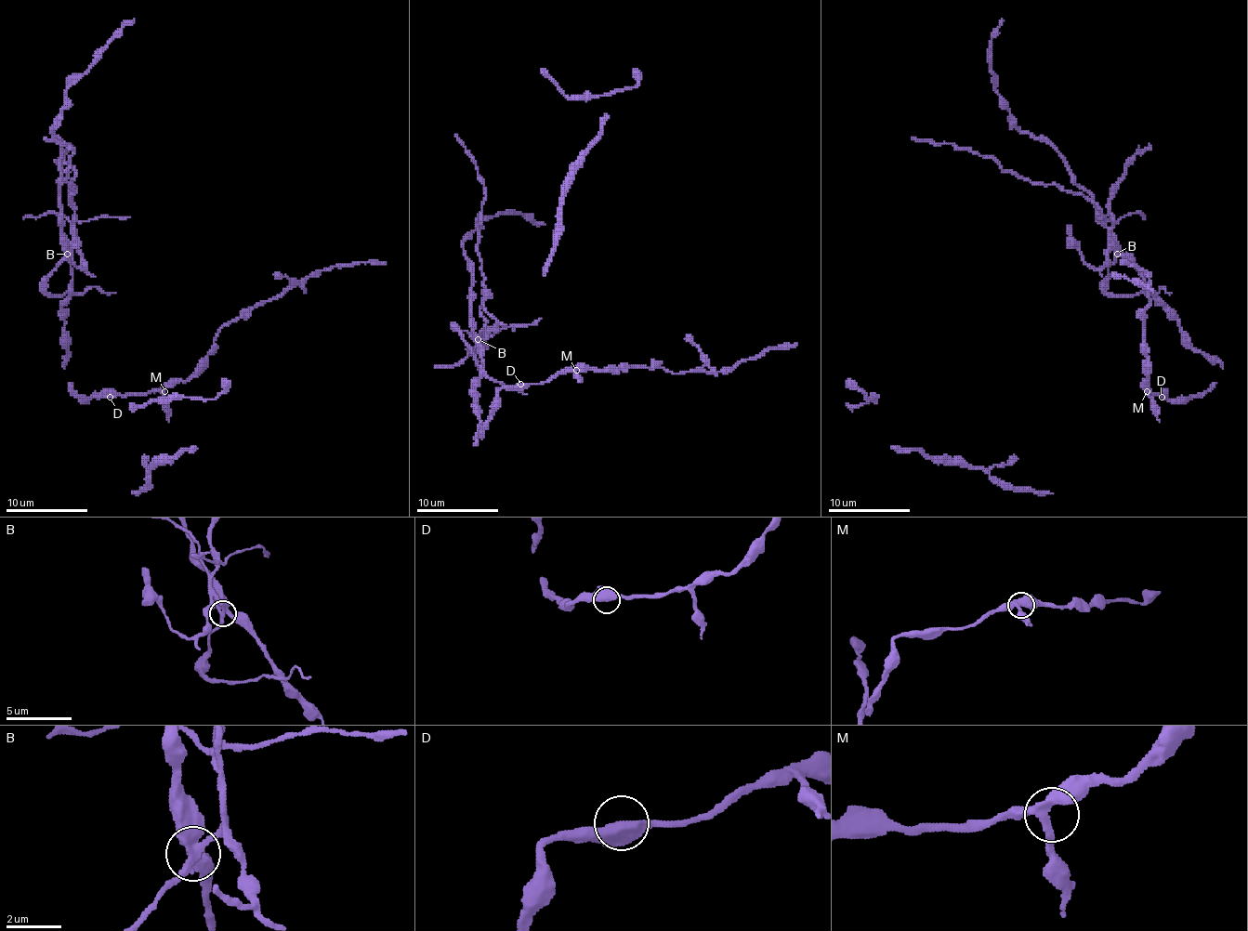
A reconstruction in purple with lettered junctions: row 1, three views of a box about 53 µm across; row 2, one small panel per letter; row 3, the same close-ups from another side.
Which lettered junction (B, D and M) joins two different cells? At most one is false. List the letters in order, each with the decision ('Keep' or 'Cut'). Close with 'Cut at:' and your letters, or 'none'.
B: Cut
D: Keep
M: Keep
Cut at: B

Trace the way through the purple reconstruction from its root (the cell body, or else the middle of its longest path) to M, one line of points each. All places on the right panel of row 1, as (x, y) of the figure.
M: (1169, 399), (1165, 395), (1147, 391)

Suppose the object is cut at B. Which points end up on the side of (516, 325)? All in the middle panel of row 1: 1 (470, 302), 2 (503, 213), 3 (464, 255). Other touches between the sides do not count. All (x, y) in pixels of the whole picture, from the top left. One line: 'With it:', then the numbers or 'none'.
With it: none

